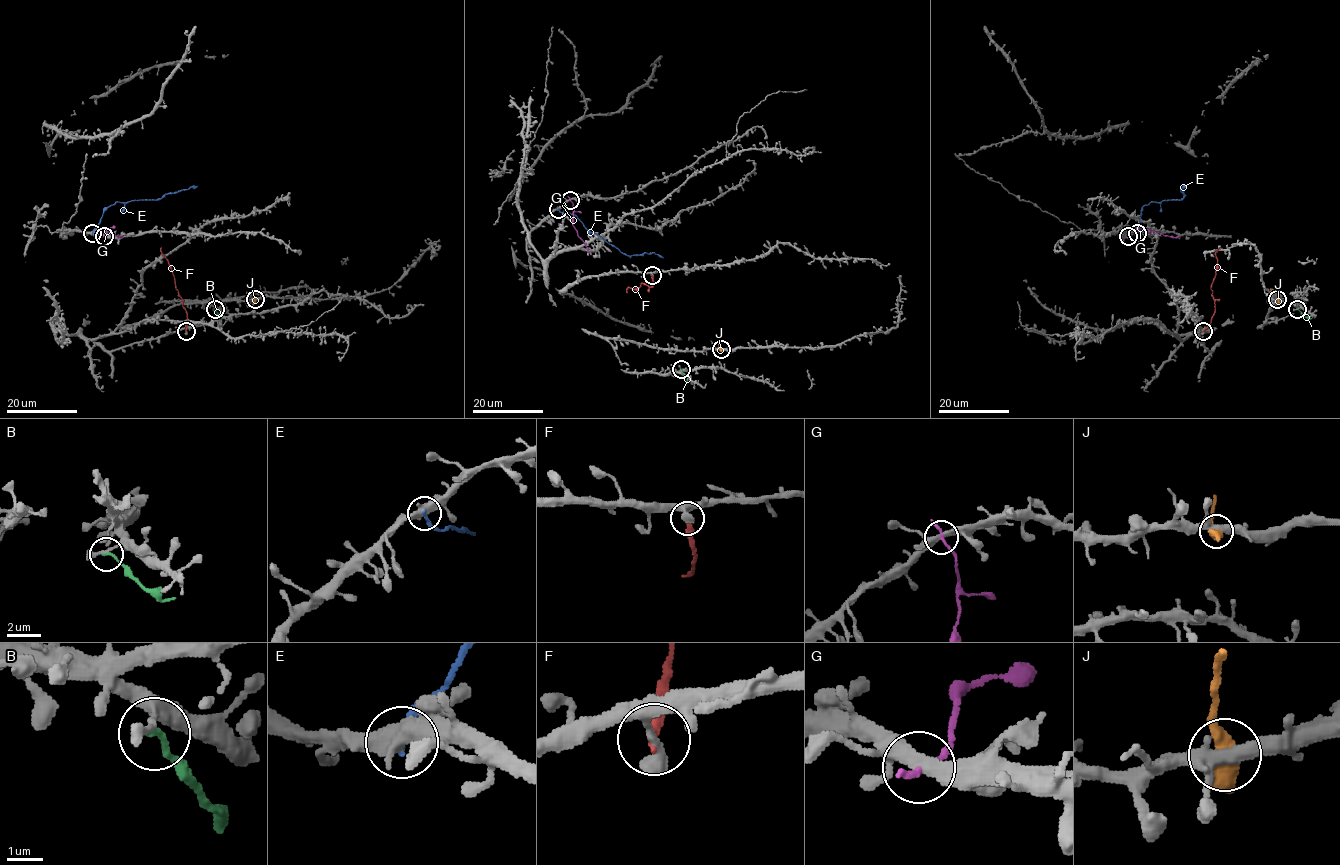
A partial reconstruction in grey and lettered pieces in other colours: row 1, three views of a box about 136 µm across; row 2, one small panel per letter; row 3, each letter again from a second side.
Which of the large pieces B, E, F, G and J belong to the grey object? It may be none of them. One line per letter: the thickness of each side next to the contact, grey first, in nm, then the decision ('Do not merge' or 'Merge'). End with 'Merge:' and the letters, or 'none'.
B: Thickness 150 nm (grey) against 140 nm. Do not merge
E: Thickness 500 nm (grey) against 170 nm. Do not merge
F: Thickness 440 nm (grey) against 260 nm. Do not merge
G: Thickness 300 nm (grey) against 200 nm. Do not merge
J: Thickness 360 nm (grey) against 650 nm. Do not merge
Merge: none

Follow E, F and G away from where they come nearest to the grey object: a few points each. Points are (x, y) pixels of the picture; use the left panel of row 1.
E: (92, 232), (103, 212), (116, 202), (155, 200), (197, 186)
F: (186, 331), (188, 323), (182, 299), (161, 247)
G: (103, 236), (107, 229), (112, 235), (124, 236)

